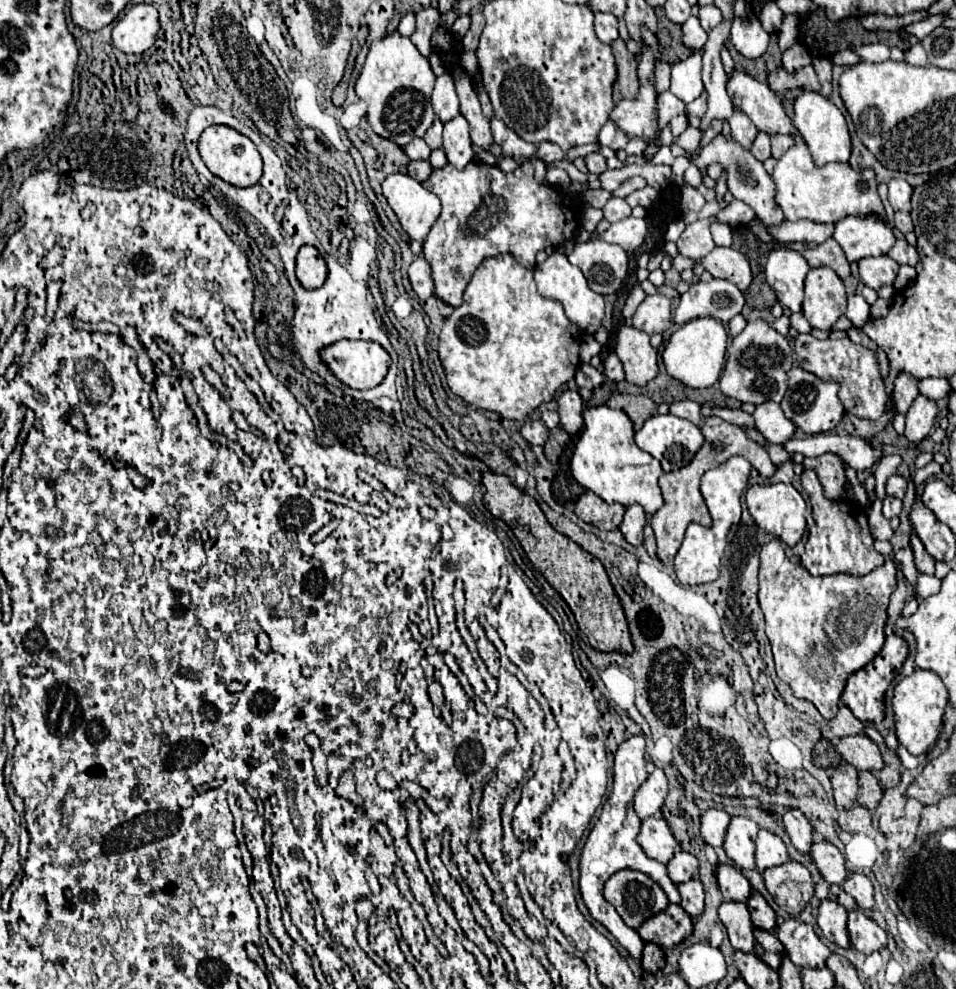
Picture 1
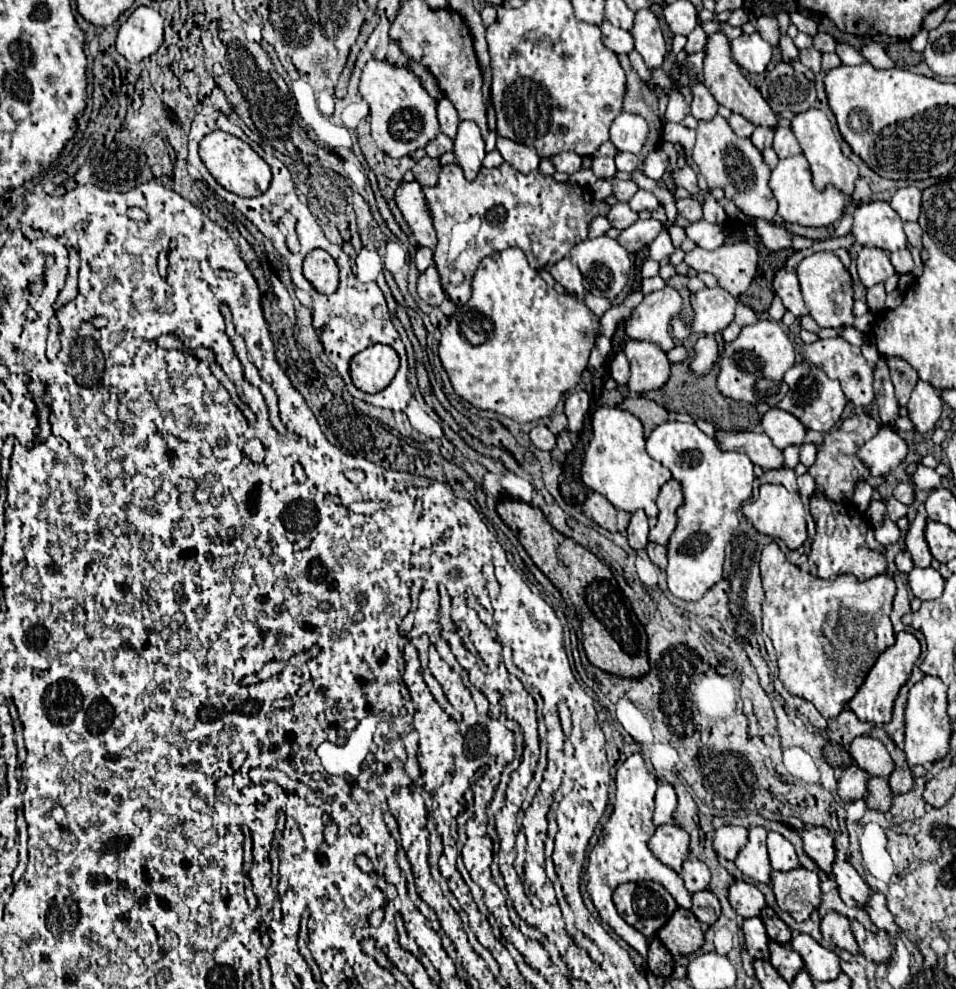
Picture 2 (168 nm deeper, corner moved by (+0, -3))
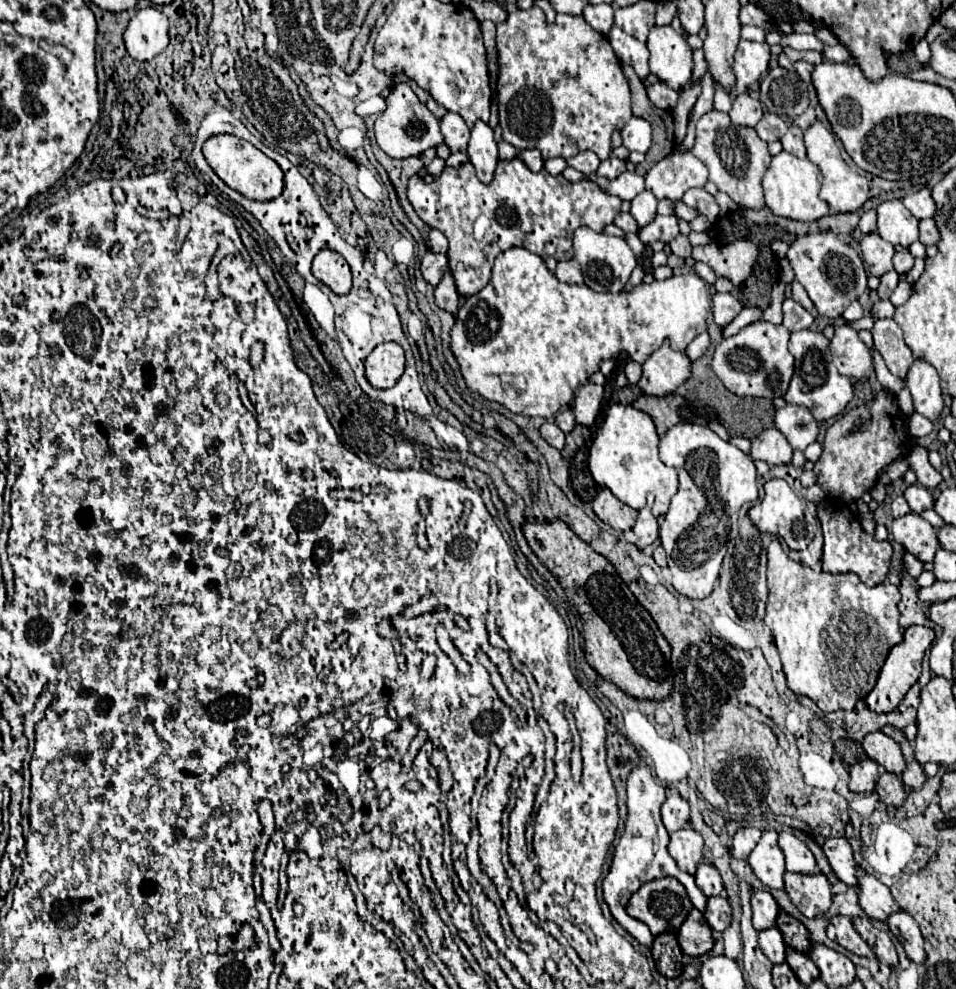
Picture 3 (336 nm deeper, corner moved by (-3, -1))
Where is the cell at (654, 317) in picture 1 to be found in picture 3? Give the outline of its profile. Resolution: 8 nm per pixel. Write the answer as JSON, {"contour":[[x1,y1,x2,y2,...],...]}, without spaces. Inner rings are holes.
{"contour":[[513,247,495,259,487,287,467,297,457,311,451,329,451,351,457,357,469,389,489,401,505,405,513,413,549,419,573,399,577,387,586,385,589,377,599,371,603,359,615,359,619,353,627,353,633,361,643,363,667,337,671,337,675,349,685,351,687,345,707,329,705,321,709,311,711,303,705,281,695,273,639,283,631,291,597,293,587,285,561,283,539,255,523,247]]}

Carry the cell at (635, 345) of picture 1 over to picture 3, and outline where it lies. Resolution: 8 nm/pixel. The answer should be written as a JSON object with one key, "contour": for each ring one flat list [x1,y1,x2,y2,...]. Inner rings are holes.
{"contour":[[665,341,643,363,643,375,637,385,645,395,665,397,673,393,689,377,691,377,691,359,681,351,673,351]]}

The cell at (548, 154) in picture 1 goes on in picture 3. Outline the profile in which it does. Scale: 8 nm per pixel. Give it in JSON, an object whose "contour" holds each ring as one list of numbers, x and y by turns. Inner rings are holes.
{"contour":[[585,151,585,153,579,153,579,155,571,157,571,159,567,159,567,163,569,163,569,167,573,167,573,169,585,173,585,175,589,175,589,173,597,171,601,159,593,151]]}

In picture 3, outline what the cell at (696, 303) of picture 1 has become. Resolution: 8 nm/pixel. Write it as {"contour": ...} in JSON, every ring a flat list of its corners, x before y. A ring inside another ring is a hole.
{"contour":[[715,293,713,295,713,317,719,327,727,327,739,313,743,305,731,293]]}

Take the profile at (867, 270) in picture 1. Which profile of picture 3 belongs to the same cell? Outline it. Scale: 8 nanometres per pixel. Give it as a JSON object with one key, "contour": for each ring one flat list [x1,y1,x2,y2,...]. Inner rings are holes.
{"contour":[[877,231,867,233,861,239,861,253,871,275,881,277,893,269,891,259,895,255,895,247,889,241,883,241,883,237,879,237]]}

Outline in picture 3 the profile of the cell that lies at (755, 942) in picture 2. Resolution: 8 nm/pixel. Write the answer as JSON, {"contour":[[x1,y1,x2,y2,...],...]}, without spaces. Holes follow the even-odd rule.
{"contour":[[771,927,771,929,765,929,759,933,759,947,761,951,777,965,777,963,785,963,785,941,783,941,783,935,777,927]]}

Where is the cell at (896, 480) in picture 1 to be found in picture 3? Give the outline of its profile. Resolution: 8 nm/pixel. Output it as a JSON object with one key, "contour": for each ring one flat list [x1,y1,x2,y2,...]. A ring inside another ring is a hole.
{"contour":[[919,483,907,487,905,499,907,499,907,503,909,503,909,507,911,507,913,513,923,513,925,509,933,509,933,505,935,505,935,499,929,493,929,489,925,489]]}

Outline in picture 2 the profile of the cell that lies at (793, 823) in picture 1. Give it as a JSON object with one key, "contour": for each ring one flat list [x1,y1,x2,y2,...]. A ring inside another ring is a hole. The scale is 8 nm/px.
{"contour":[[812,827,802,829,800,833,806,855,824,871,830,875,830,867,834,861,834,839,832,833,826,827]]}

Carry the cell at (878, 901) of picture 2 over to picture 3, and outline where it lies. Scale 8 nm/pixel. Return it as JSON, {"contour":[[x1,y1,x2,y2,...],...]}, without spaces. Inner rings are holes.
{"contour":[[899,911,887,919,887,925,889,925,891,933,901,941,907,957,917,965,925,963,925,959,927,959,925,939,923,939,921,929,915,923,915,919,911,915,907,915,905,911]]}

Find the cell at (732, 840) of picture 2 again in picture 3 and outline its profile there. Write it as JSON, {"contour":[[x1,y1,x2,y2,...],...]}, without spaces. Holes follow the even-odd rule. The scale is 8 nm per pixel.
{"contour":[[745,827,739,829,733,837,733,845,731,845,731,855,735,859,747,859,751,855,751,851,755,849,755,845,759,843,761,831,753,829,753,827]]}

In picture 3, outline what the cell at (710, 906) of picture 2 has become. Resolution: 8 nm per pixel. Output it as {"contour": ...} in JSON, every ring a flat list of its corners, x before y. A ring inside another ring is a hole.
{"contour":[[709,897,705,919,715,931,723,933,731,925,731,905,727,897]]}

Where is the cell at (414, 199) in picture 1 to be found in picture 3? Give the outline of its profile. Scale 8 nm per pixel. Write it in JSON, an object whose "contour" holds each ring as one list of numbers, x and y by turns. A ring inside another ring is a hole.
{"contour":[[431,229,431,233,429,233,429,245,431,245,433,253,445,253,449,249,447,237,441,231,437,231,437,229]]}

